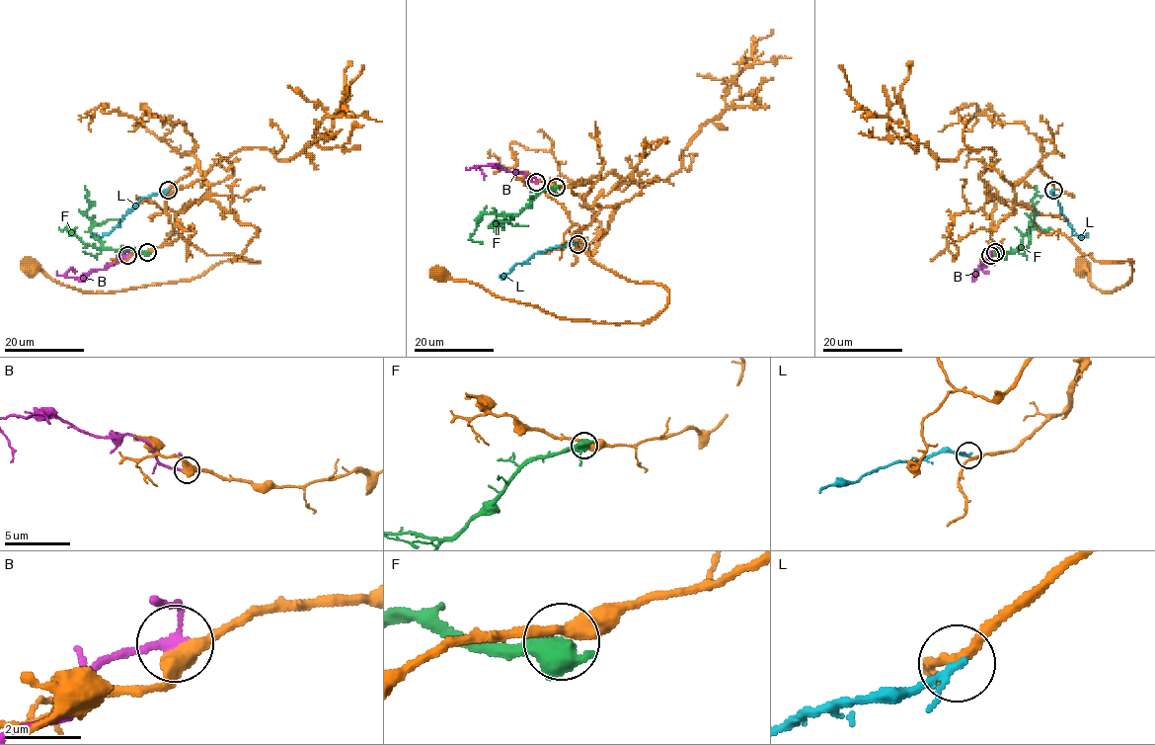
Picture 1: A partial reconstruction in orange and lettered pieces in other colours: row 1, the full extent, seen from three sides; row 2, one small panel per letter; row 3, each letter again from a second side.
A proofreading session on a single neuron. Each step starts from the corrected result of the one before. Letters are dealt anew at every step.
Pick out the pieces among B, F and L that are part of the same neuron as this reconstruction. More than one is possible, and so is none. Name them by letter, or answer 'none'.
L

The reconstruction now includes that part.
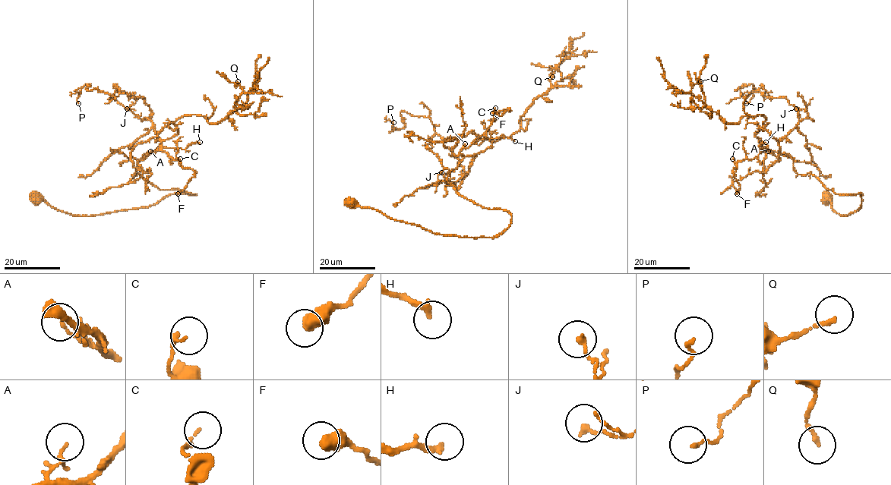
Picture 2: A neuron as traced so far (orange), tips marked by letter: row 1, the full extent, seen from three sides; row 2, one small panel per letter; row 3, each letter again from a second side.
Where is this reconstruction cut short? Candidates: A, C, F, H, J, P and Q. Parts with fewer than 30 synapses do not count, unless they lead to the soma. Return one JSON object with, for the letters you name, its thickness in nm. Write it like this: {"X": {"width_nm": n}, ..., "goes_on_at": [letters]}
{"goes_on_at": []}

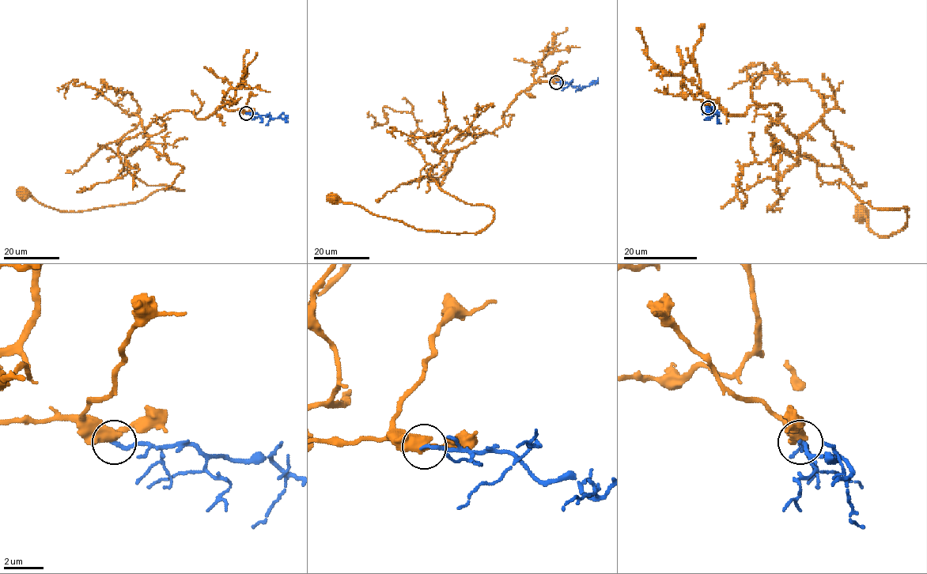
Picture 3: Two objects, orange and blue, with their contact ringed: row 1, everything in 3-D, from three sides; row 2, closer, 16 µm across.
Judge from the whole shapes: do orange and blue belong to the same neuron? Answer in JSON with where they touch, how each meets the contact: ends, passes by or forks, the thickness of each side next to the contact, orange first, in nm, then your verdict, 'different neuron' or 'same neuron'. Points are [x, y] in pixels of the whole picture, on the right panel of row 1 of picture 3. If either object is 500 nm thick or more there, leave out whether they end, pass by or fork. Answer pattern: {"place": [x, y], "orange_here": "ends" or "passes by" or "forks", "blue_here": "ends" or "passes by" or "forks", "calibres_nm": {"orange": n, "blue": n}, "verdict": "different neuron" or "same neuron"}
{"place": [708, 107], "orange_here": "passes by", "blue_here": "ends", "calibres_nm": {"orange": 480, "blue": 190}, "verdict": "different neuron"}

